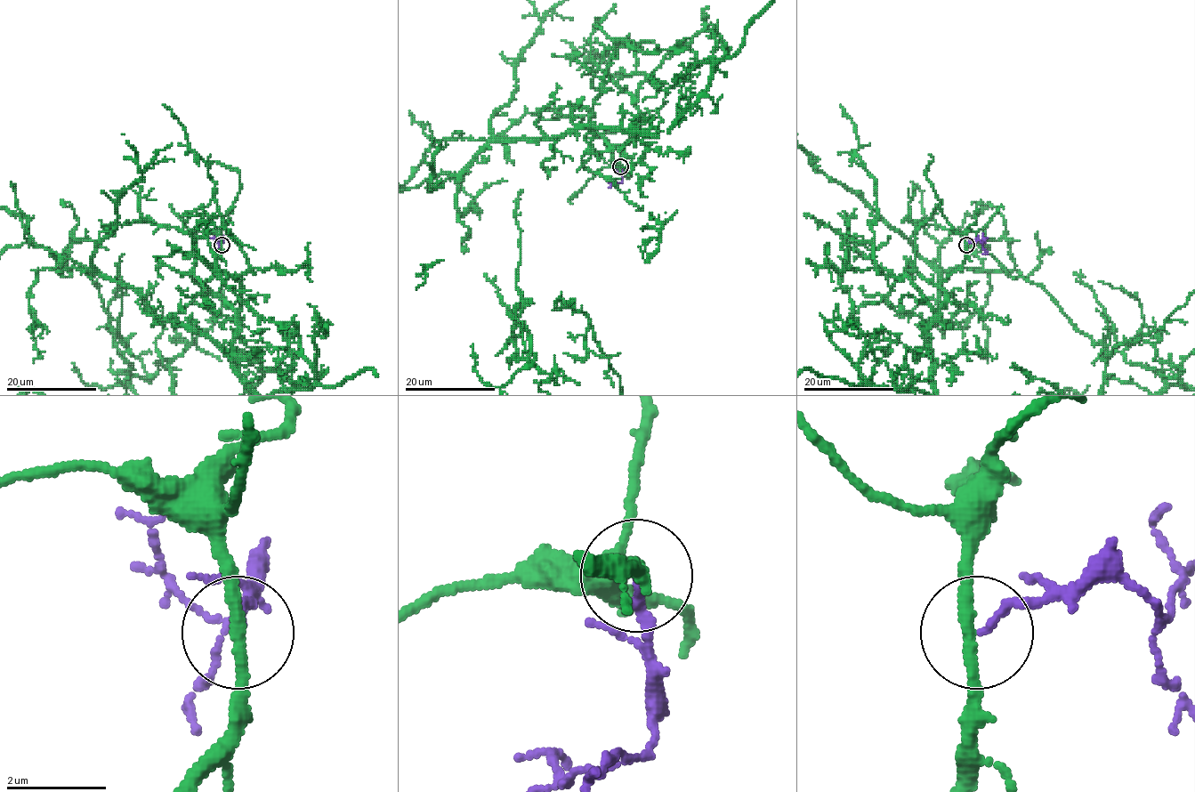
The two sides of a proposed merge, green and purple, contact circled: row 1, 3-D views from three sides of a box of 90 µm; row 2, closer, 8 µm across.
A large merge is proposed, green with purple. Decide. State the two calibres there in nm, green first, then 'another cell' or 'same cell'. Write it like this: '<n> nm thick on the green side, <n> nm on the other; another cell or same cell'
240 nm thick on the green side, 140 nm on the other; same cell

